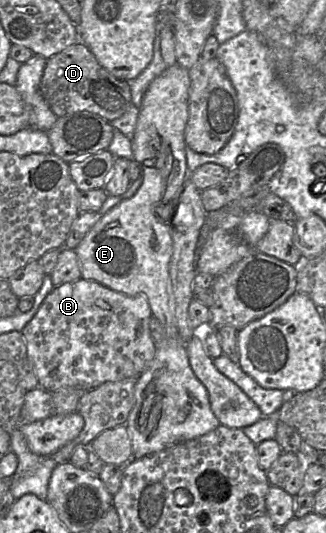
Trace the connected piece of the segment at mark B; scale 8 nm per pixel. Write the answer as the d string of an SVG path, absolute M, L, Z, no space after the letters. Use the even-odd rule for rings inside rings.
M83 278L56 286L21 331L39 387L50 393L62 387L81 387L88 391L104 382L138 379L149 367L156 353L156 345L149 329L151 317L149 302L143 295L125 295Z

